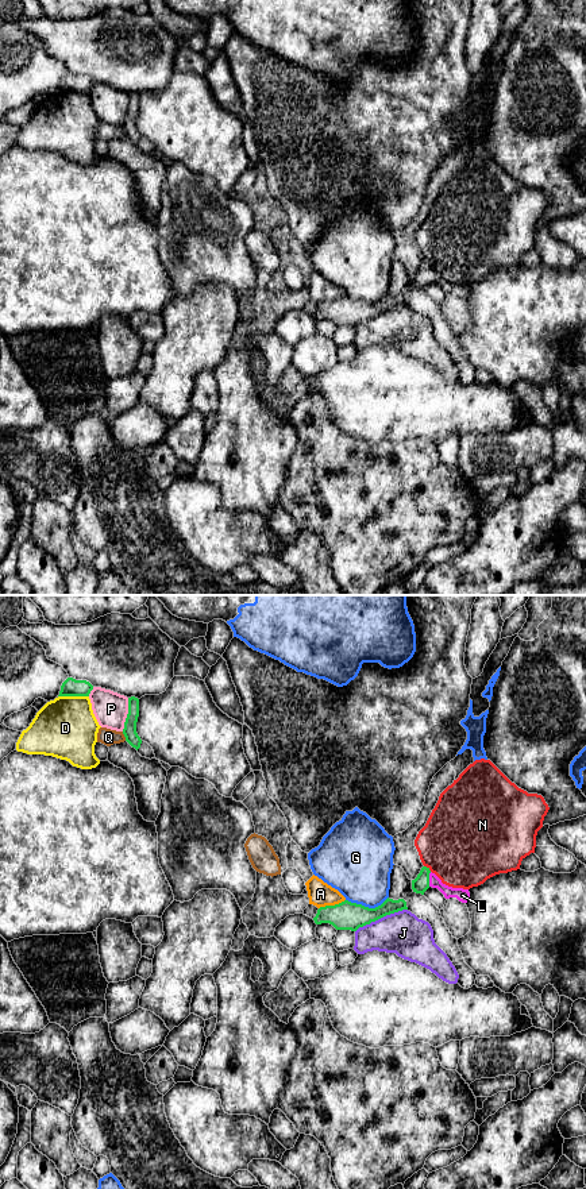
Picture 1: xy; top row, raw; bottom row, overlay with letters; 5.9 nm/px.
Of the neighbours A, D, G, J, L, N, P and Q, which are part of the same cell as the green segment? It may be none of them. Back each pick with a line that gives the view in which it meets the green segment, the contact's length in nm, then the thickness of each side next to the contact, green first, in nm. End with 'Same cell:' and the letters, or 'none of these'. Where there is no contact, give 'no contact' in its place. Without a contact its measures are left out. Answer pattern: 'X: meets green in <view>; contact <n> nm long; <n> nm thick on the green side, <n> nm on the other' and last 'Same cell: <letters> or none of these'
L: meets green in xy; contact 90 nm long; 100 nm thick on the green side, 80 nm on the other
Same cell: L

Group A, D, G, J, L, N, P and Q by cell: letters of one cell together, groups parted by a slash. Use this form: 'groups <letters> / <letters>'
groups A / D / G / J / L / N / P / Q

